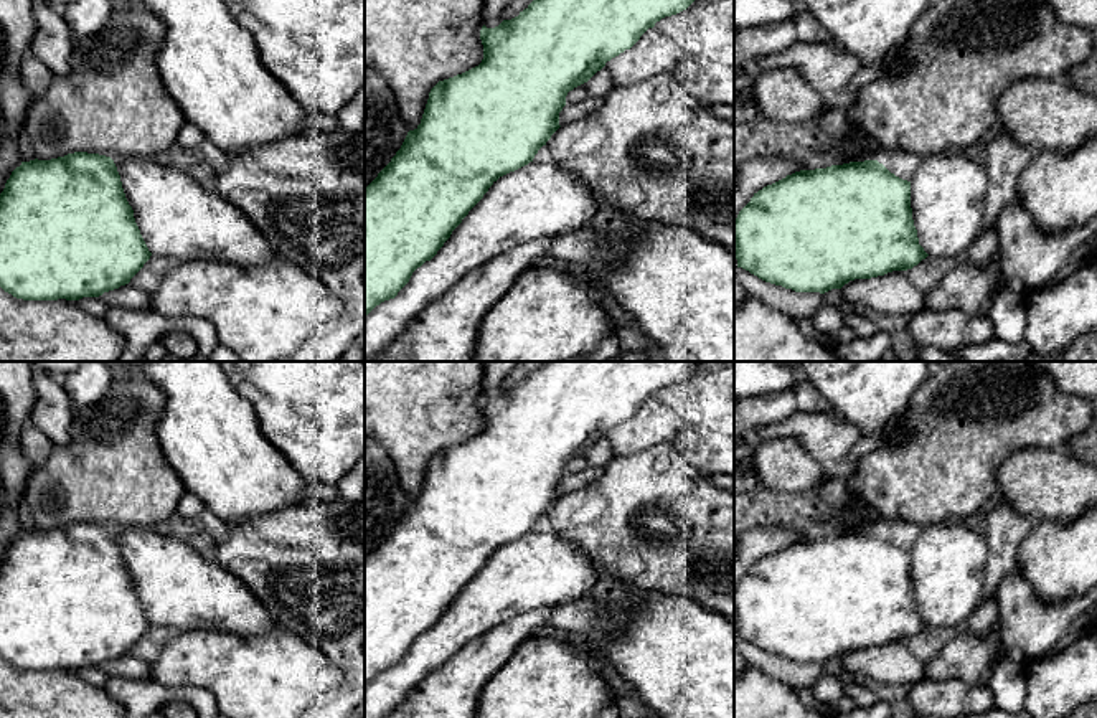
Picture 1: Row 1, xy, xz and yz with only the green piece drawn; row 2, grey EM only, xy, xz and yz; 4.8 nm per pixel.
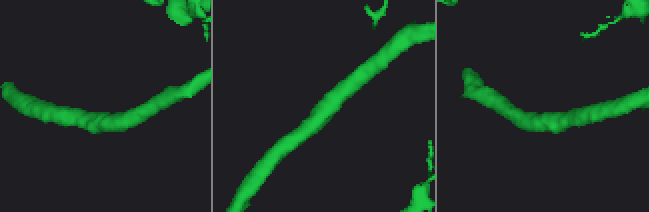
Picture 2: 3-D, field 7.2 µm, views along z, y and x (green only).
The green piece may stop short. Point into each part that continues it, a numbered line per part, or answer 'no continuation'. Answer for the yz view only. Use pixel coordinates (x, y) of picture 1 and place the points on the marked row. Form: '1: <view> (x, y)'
1: yz (949, 190)

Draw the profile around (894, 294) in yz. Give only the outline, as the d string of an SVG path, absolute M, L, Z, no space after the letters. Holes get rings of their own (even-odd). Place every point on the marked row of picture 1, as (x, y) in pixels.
M904 271L871 279L855 279L841 287L846 302L887 315L914 315L925 305L925 292L916 287Z

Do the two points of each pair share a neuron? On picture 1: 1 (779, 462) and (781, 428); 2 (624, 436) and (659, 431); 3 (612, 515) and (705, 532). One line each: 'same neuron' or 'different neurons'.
1: different neurons
2: same neuron
3: same neuron

